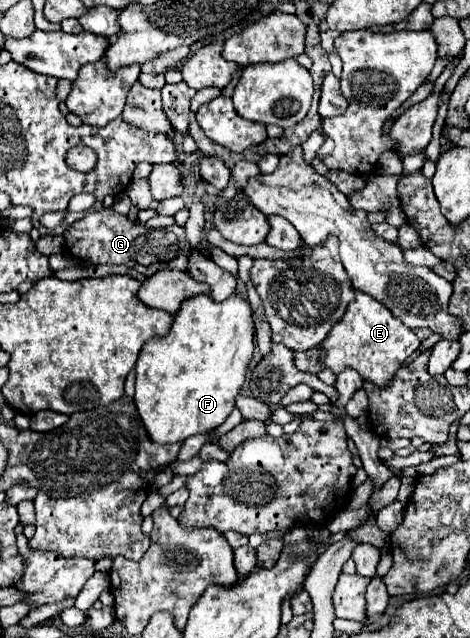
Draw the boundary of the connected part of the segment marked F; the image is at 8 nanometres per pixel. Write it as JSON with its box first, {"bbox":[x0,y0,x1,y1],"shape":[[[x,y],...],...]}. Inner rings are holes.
{"bbox":[135,291,257,443],"shape":[[[237,291],[235,295],[231,295],[231,299],[225,299],[223,303],[215,303],[209,295],[195,295],[191,299],[185,299],[181,303],[181,309],[175,313],[175,319],[173,319],[173,327],[169,331],[169,335],[165,339],[155,339],[155,341],[149,341],[139,359],[137,359],[137,365],[135,365],[135,371],[137,371],[137,381],[135,381],[135,405],[137,405],[137,411],[149,431],[149,437],[155,441],[155,443],[177,443],[177,441],[185,441],[187,437],[191,435],[199,435],[199,433],[207,433],[215,427],[219,427],[231,413],[231,409],[235,407],[235,397],[239,395],[241,391],[241,385],[245,383],[245,377],[247,377],[247,367],[253,359],[253,351],[255,351],[255,333],[257,333],[257,327],[255,327],[255,311],[251,307],[249,301],[245,301]]]}

